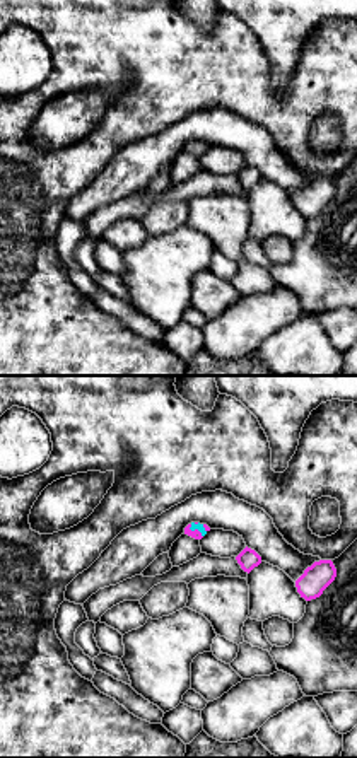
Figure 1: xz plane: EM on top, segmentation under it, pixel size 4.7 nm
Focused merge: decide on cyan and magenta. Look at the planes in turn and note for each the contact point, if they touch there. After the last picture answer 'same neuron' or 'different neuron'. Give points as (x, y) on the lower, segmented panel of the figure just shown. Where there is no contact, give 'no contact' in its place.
meets cyan at (195, 528)

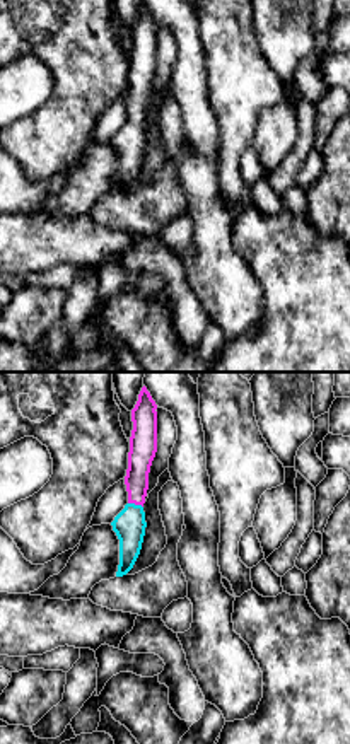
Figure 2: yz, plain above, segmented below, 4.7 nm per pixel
meets cyan at (134, 504)

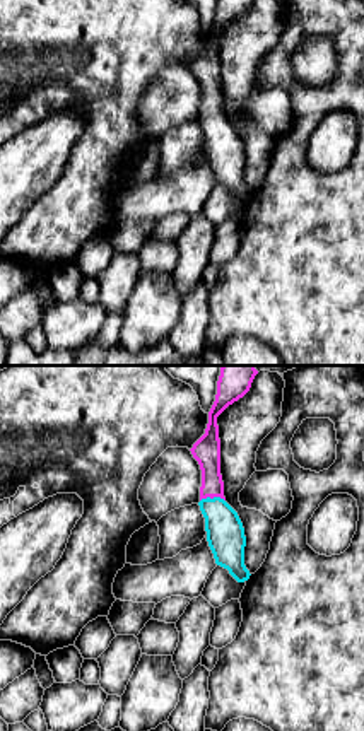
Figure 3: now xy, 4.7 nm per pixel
meets cyan at (214, 497)

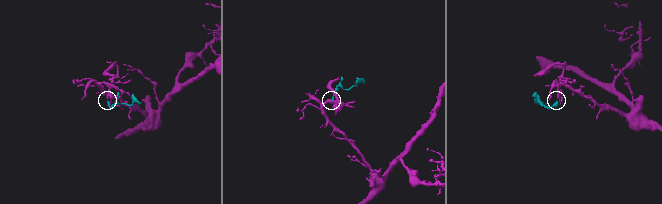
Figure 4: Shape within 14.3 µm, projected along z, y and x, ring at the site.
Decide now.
same neuron

